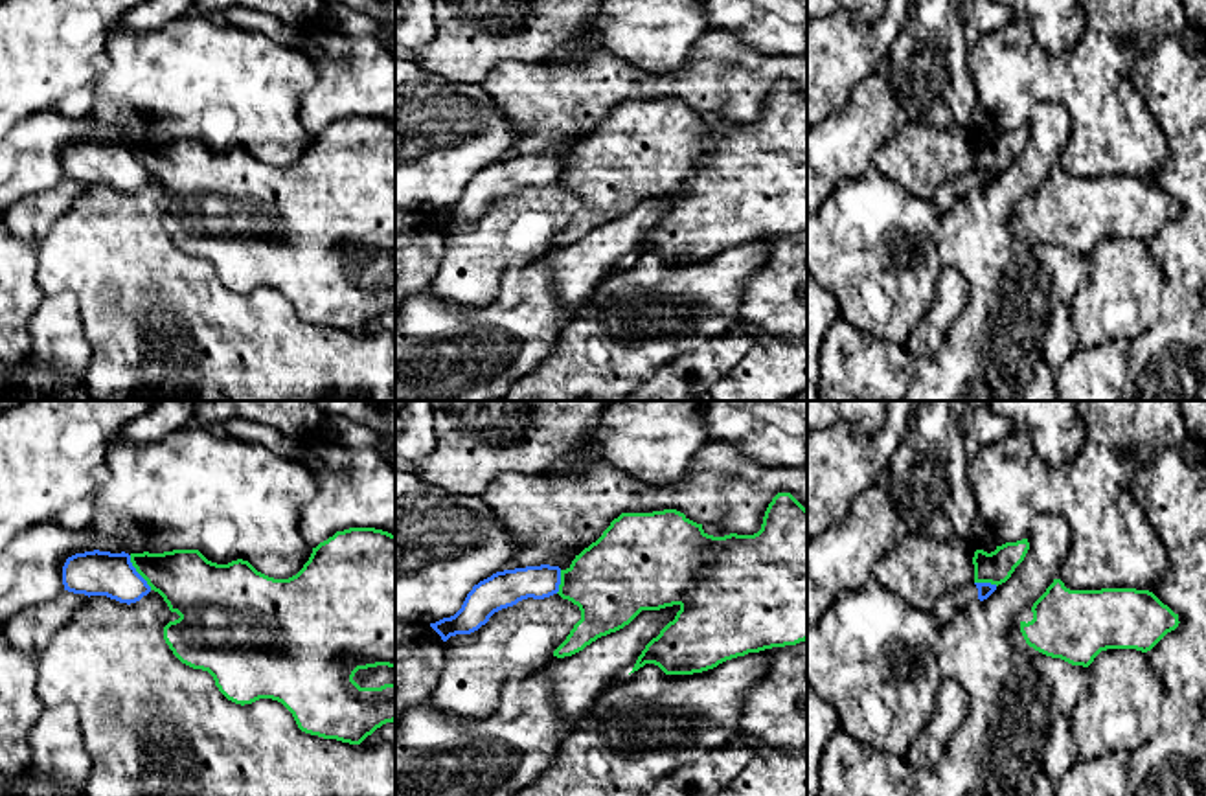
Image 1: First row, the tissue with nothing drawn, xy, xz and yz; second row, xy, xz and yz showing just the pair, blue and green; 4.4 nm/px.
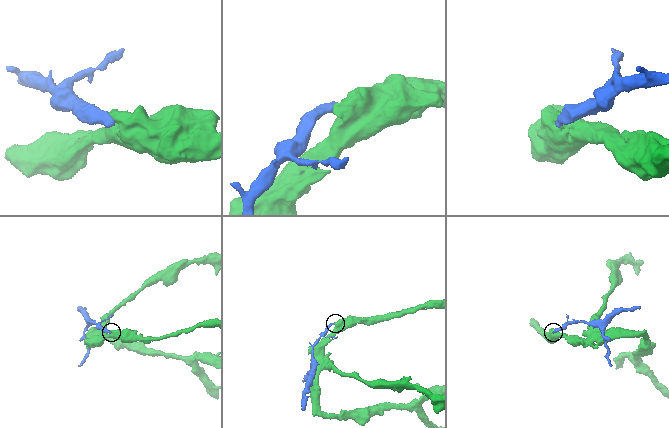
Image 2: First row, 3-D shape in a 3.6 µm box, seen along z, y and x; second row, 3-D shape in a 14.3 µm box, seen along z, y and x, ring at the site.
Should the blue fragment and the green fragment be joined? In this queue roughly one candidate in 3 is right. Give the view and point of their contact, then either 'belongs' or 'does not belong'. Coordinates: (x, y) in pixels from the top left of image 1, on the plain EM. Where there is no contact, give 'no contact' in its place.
contact xy (136, 160); does not belong

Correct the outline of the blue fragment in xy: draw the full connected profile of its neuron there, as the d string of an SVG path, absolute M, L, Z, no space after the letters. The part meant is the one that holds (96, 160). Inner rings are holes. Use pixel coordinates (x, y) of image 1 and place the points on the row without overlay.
M94 138L68 145L63 154L63 173L64 178L74 182L107 184L127 193L151 180L125 140Z

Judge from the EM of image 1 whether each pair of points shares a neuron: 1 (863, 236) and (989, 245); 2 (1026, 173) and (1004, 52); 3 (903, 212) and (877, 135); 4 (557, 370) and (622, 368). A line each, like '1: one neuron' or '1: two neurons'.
1: two neurons
2: two neurons
3: two neurons
4: one neuron

